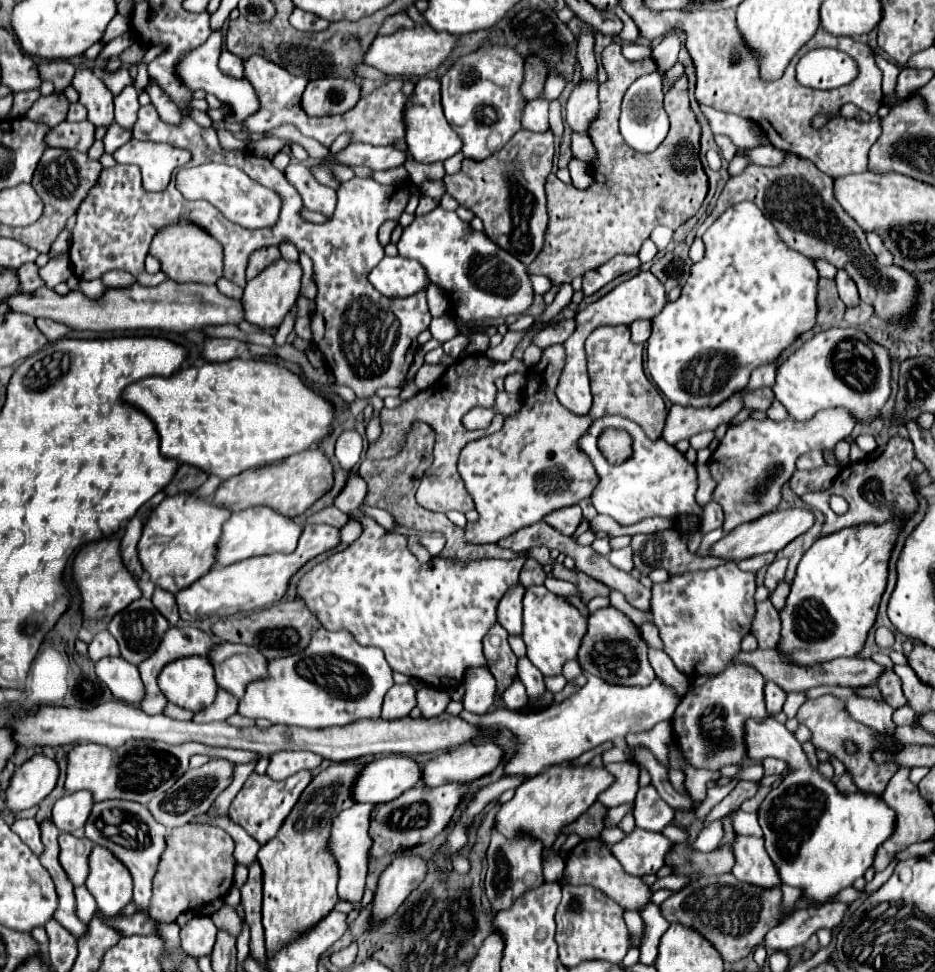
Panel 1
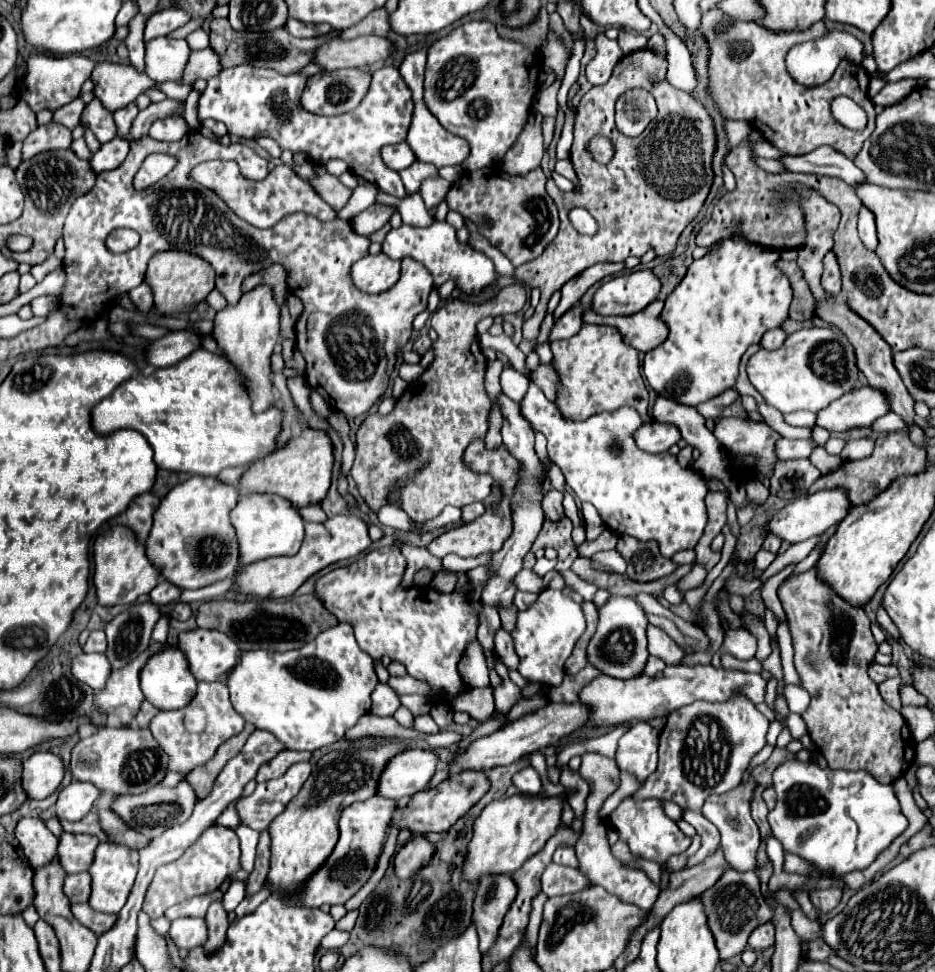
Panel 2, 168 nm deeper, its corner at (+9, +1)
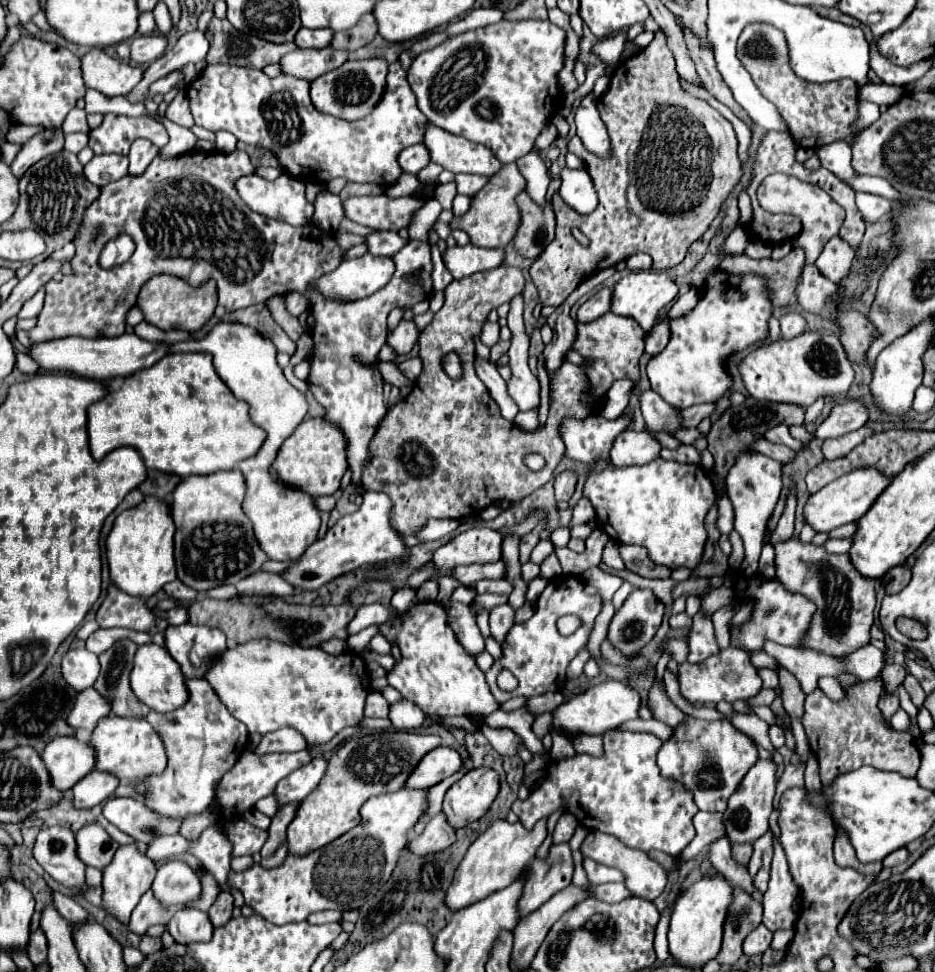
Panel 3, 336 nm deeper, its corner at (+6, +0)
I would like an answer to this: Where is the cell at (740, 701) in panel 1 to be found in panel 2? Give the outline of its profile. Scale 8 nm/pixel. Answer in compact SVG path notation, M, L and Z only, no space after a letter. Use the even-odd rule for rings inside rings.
M743 696L719 704L695 702L671 712L661 730L657 772L647 778L637 798L671 800L685 810L701 810L709 796L733 790L743 780L751 758L767 744L767 728L769 720Z

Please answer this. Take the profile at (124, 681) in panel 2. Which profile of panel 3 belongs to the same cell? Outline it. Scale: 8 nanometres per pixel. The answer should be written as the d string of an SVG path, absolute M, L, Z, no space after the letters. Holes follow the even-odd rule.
M94 687L84 689L78 699L76 705L68 717L68 723L74 729L94 729L96 723L104 717L112 715L112 701L100 693L96 693Z

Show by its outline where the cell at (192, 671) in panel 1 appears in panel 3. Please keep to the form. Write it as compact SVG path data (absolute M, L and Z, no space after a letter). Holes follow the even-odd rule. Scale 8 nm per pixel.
M156 643L140 645L136 659L134 659L130 683L132 683L132 691L136 693L136 697L158 713L174 711L188 701L188 687L186 687L186 679L180 671L180 665L174 661L174 657L170 657L170 653L164 647L156 645Z

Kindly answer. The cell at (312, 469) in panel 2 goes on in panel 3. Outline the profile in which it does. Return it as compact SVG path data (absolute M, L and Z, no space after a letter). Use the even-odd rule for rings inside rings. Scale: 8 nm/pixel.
M320 417L308 419L300 423L296 431L282 443L272 467L276 467L276 477L282 483L304 491L314 499L324 495L334 495L340 487L342 475L348 469L344 439L340 437L340 431L334 425L328 425L328 421Z

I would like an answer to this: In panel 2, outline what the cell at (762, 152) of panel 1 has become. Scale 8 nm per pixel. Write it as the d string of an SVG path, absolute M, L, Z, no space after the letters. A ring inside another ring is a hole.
M821 146L803 156L785 156L783 164L787 166L787 170L793 172L809 172L809 174L839 178L849 186L867 182L865 174L847 156L829 146Z

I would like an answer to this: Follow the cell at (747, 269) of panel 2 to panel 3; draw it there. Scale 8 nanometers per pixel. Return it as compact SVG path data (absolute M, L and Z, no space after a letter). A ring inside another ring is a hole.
M714 269L702 283L698 305L690 313L670 321L670 343L662 353L650 359L648 379L652 391L678 409L698 403L716 403L732 385L732 375L726 369L728 357L760 343L768 335L772 311L774 305L764 275L734 275Z

